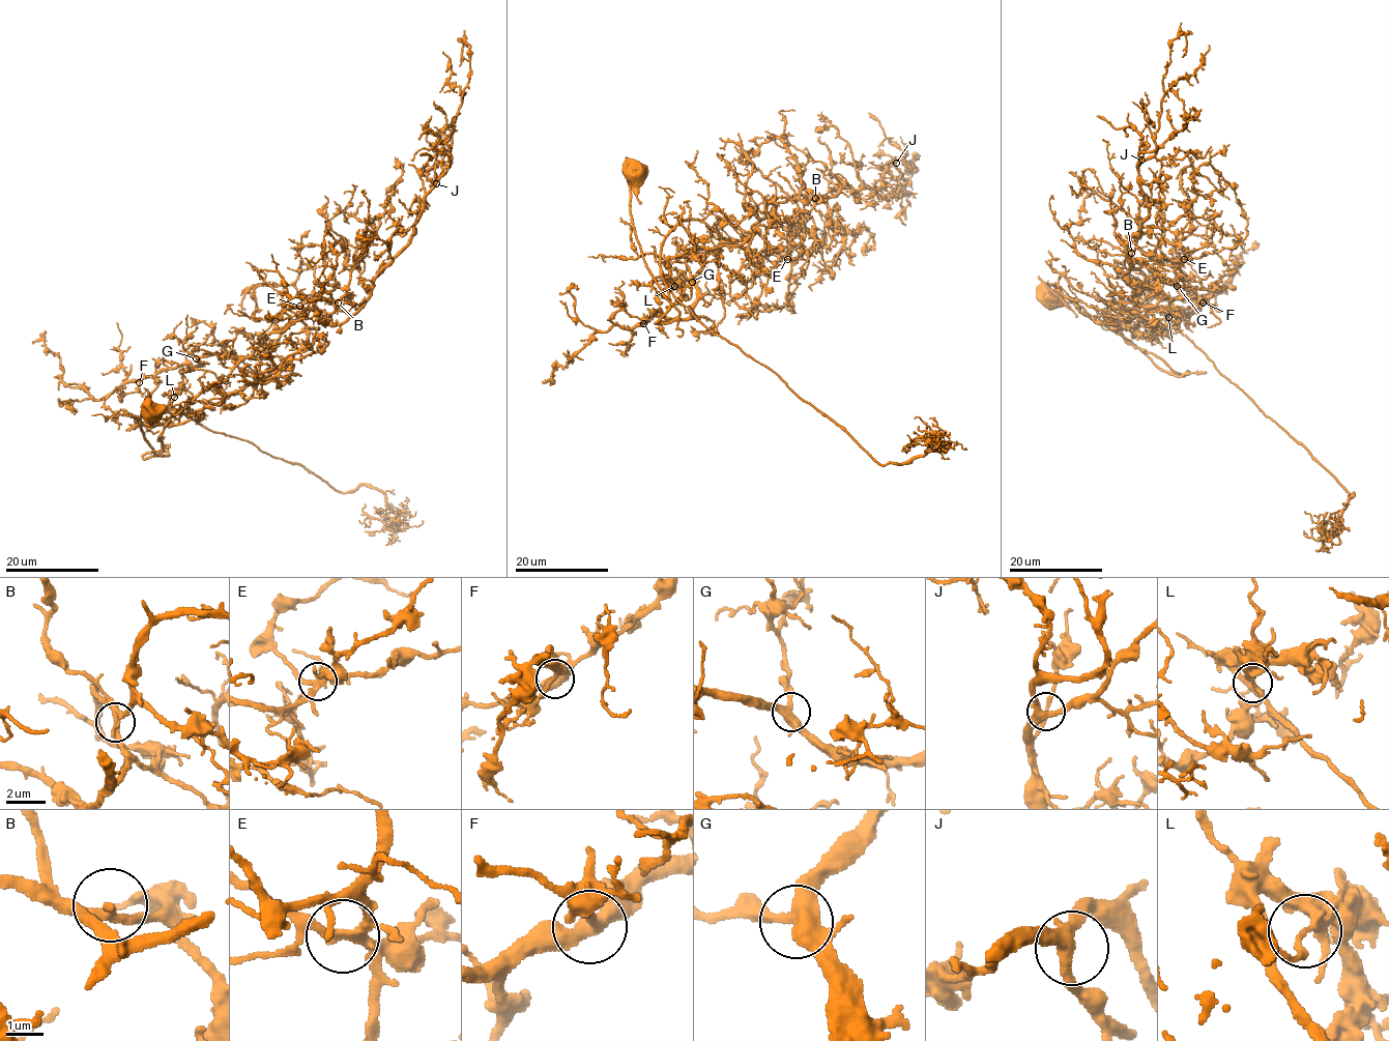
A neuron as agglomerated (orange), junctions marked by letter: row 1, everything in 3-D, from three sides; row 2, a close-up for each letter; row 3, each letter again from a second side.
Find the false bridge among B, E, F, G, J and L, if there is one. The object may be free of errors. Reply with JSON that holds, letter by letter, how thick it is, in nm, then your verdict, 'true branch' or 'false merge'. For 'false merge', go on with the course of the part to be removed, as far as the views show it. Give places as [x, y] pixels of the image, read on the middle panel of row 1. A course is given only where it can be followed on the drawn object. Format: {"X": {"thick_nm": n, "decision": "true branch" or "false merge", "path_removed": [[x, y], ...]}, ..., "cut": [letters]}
{"B": {"thick_nm": 240, "decision": "true branch"}, "E": {"thick_nm": 240, "decision": "true branch"}, "F": {"thick_nm": 280, "decision": "true branch"}, "G": {"thick_nm": 400, "decision": "true branch"}, "J": {"thick_nm": 320, "decision": "true branch"}, "L": {"thick_nm": 180, "decision": "false merge", "path_removed": [[674, 286], [714, 334], [773, 370], [881, 465], [937, 446], [920, 440], [903, 447], [906, 453]]}, "cut": ["L"]}

